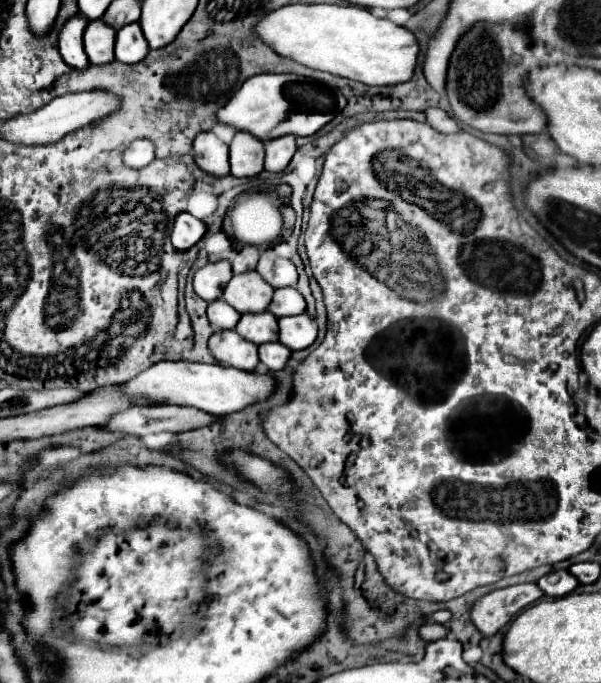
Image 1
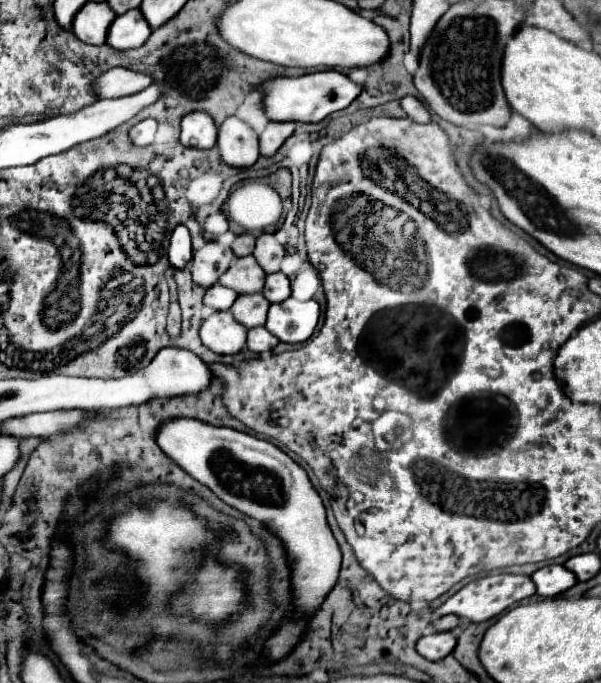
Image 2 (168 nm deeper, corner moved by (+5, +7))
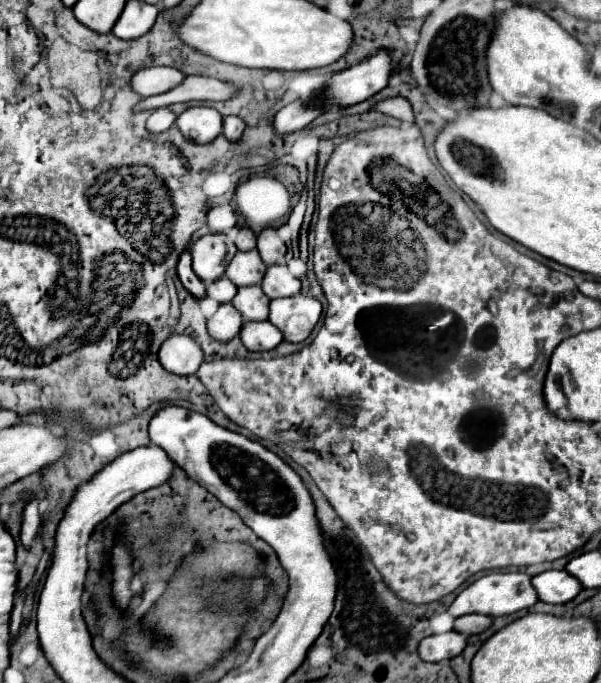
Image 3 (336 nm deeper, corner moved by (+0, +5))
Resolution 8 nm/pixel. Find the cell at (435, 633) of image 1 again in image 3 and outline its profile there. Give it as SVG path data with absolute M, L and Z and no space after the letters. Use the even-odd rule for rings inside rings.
M467 614L455 620L455 630L463 632L463 634L479 634L483 630L487 630L493 624L491 616L483 616L483 614Z

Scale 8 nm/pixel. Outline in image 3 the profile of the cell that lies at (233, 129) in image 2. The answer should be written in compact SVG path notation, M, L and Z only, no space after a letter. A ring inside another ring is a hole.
M227 116L223 120L223 134L225 134L227 140L237 142L241 138L243 130L245 130L245 122L239 116Z

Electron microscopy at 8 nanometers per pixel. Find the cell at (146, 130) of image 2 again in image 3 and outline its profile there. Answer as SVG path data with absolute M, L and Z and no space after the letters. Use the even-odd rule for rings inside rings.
M157 108L157 110L153 110L153 114L149 116L149 120L147 120L147 128L151 130L151 132L155 132L155 134L159 134L159 132L165 132L173 122L175 122L175 114L169 110L169 108Z

